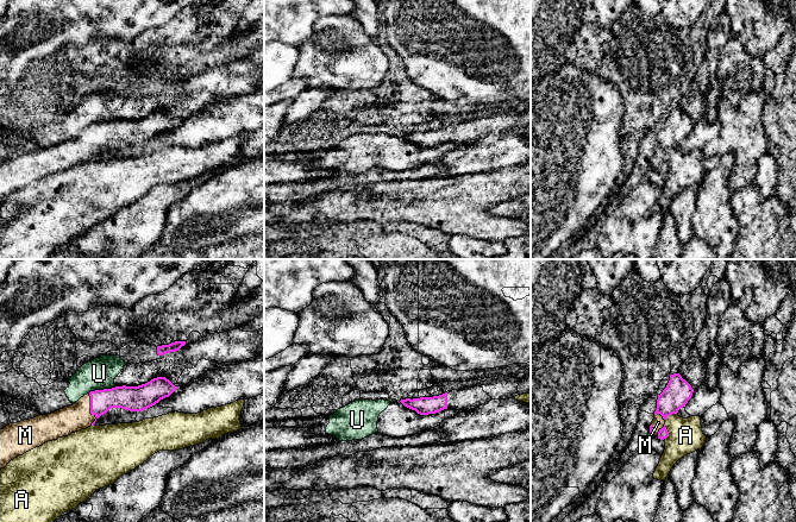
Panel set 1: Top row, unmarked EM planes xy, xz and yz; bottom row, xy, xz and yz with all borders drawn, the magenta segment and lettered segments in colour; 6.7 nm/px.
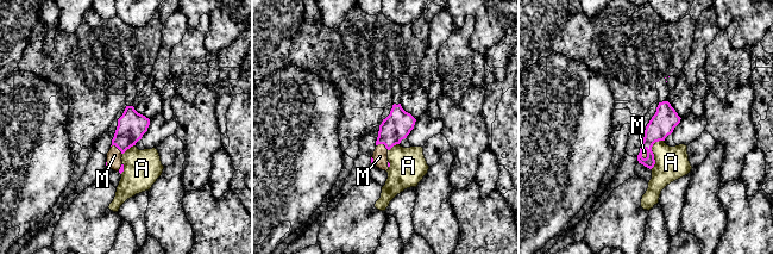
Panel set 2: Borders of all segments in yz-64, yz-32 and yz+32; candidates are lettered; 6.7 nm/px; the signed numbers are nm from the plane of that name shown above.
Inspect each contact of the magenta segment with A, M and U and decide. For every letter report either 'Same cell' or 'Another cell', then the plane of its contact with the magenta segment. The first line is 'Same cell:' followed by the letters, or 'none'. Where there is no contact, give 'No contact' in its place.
Same cell: M
A: Another cell. Touches magenta in yz
M: Same cell. Touches magenta in xy
U: Another cell. Touches magenta in xy

